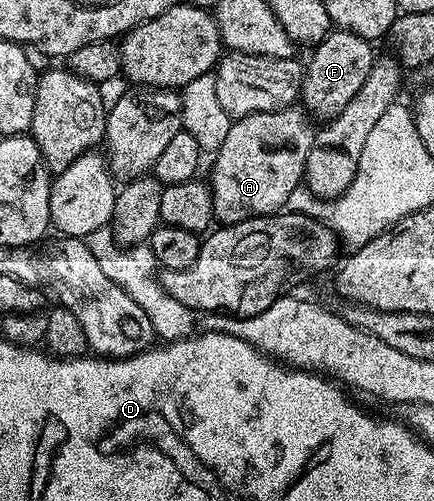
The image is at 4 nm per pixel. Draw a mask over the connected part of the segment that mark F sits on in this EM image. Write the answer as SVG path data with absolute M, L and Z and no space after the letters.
M343 30L329 31L328 36L321 44L311 49L312 57L304 68L304 78L300 86L299 99L303 107L313 117L327 122L339 114L346 104L362 90L362 82L370 78L370 70L376 63L377 53L372 53L373 41L358 38L358 34Z

